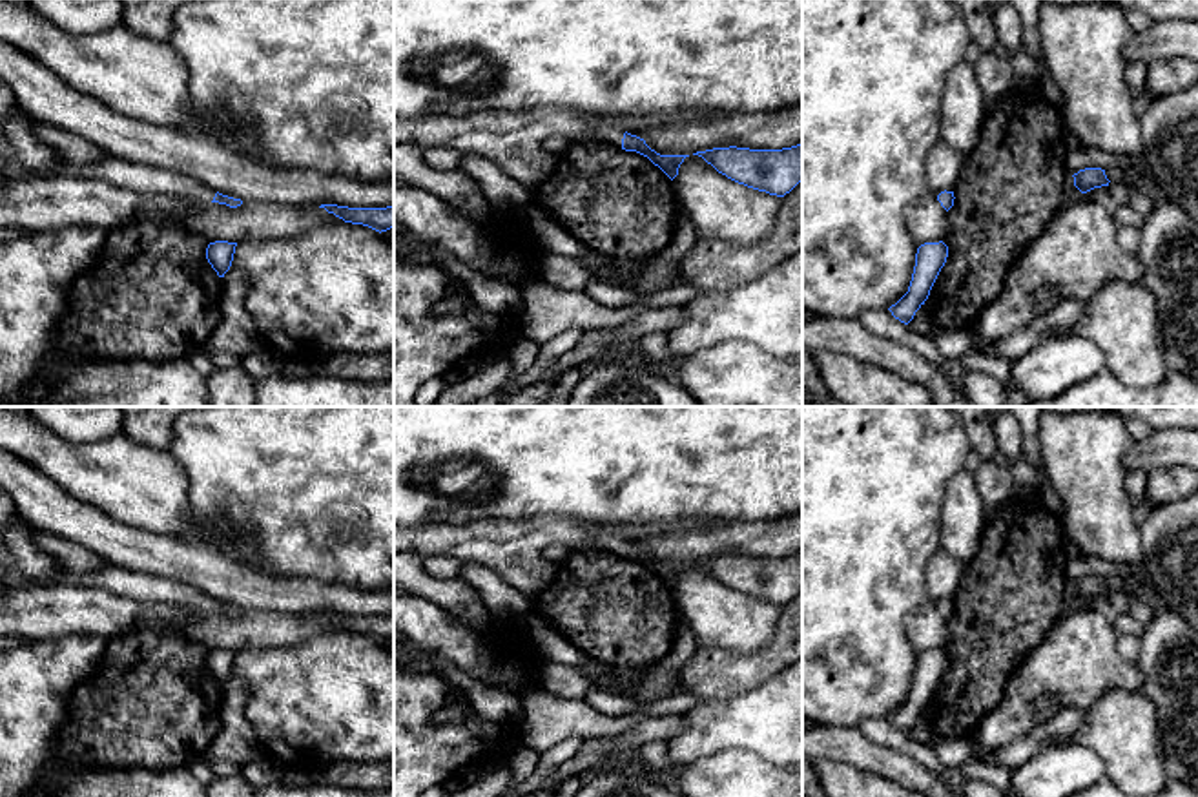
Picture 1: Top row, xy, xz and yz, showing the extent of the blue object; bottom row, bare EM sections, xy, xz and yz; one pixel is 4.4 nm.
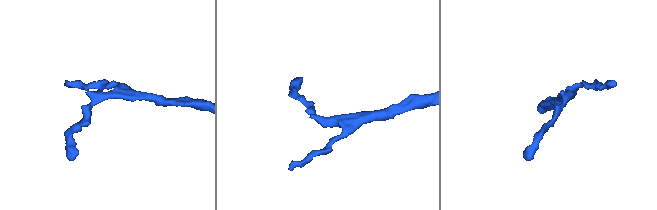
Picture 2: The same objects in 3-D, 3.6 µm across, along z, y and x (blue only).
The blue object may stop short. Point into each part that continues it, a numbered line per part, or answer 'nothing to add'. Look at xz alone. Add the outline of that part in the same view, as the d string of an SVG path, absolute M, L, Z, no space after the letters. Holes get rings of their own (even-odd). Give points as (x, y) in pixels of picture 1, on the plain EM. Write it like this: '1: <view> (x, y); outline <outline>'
1: xz (608, 542); outline M600 533L585 549L600 549L622 556L624 538L609 533Z

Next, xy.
1: xy (144, 588); outline M104 564L102 569L93 573L78 573L64 567L57 574L55 582L57 585L98 587L144 604L181 604L201 611L212 611L217 602L201 589L182 582L146 573L133 573L111 564Z

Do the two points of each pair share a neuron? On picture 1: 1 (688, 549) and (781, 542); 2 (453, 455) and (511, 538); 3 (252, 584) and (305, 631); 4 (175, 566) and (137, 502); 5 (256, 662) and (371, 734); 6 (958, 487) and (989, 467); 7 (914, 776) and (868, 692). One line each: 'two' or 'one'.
1: one
2: two
3: two
4: two
5: one
6: two
7: two

